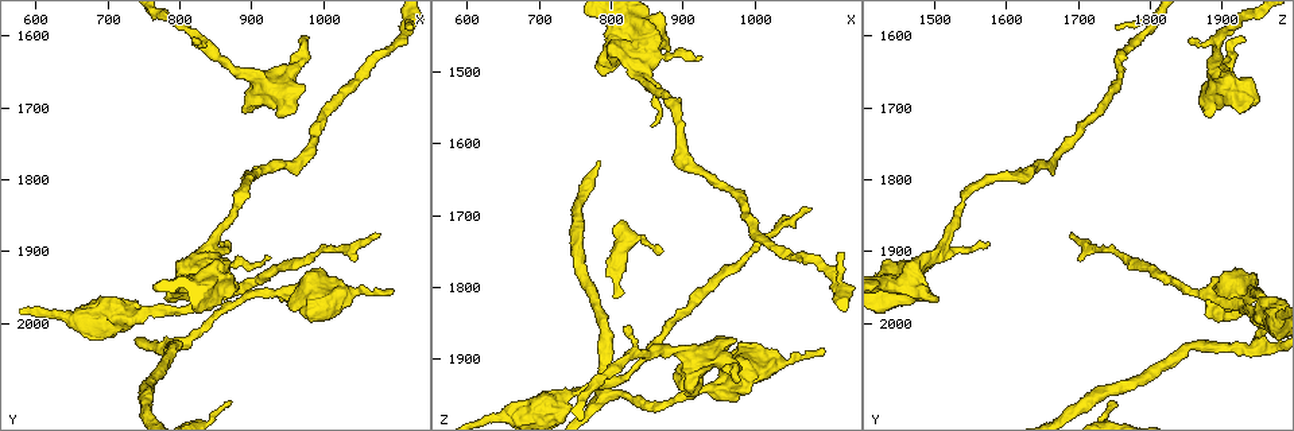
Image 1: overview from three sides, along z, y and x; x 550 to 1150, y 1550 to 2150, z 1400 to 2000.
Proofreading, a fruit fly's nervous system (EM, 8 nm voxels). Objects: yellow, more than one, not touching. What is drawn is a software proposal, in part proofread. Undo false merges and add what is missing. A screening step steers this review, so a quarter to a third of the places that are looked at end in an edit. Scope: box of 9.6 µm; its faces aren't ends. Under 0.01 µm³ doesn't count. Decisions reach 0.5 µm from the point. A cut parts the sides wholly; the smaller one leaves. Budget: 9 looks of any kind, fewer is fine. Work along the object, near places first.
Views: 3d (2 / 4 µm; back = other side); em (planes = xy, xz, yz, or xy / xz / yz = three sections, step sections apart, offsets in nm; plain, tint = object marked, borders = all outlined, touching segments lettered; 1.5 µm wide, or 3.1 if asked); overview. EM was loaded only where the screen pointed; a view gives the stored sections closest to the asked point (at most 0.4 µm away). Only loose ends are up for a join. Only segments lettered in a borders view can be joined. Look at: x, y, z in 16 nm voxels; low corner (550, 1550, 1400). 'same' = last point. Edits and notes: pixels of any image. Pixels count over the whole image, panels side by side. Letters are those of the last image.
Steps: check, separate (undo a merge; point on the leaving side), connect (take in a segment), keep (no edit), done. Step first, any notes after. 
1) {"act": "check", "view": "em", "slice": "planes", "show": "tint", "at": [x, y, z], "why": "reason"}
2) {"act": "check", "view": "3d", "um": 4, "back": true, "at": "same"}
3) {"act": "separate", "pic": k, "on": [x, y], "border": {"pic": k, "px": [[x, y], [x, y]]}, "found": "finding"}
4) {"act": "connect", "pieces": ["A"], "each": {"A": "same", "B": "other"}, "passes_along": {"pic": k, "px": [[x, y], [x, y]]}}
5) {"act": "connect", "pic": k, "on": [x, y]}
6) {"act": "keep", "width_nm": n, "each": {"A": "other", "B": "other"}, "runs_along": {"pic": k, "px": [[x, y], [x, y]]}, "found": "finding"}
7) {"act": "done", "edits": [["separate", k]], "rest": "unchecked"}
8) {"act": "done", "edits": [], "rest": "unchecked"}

{"act": "check", "view": "em", "slice": "xz", "step": 8, "show": "tint", "at": [745, 1985, 1950], "why": "calibre changes"}

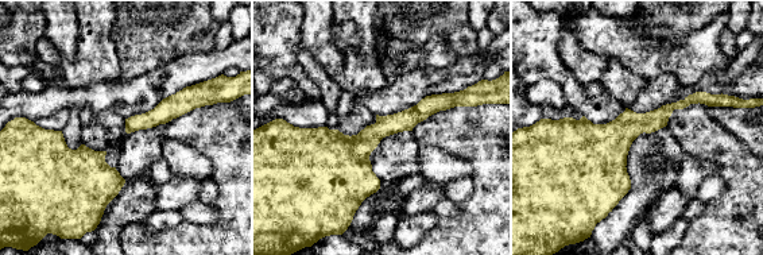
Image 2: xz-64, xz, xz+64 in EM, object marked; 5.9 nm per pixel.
{"act": "check", "view": "em", "slice": "xz", "step": 8, "show": "borders", "at": "same", "why": "see the neighbours"}

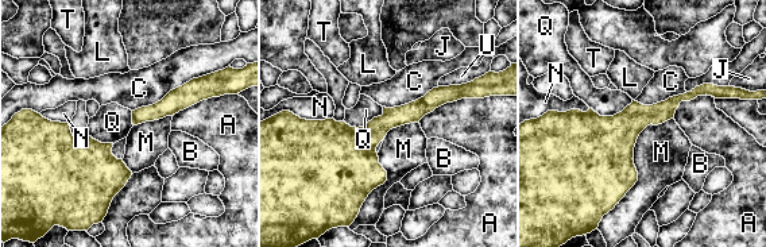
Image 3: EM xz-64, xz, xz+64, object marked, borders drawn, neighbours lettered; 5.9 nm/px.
{"act": "keep", "longest_contact_nm": ["M", 650], "each": {"A": "other", "B": "other", "C": "other", "J": "other", "L": "other", "M": "other", "N": "other", "Q": "other", "T": "other", "U": "other"}, "found": "one neuron here"}

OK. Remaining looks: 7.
{"act": "check", "view": "3d", "um": 4, "at": [1100, 1950, 1890], "why": "tapers out"}

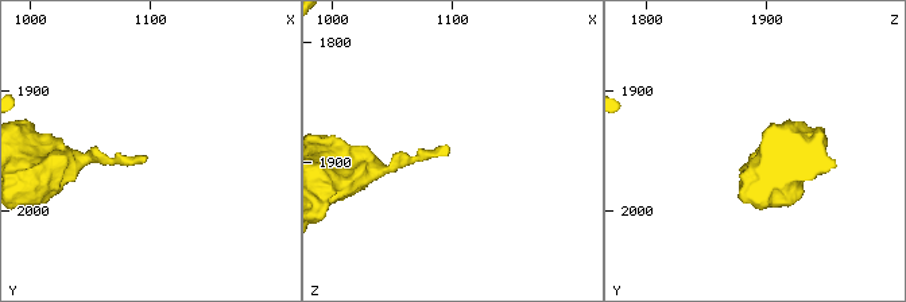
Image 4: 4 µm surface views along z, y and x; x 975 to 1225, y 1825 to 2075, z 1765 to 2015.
{"act": "check", "view": "em", "slice": "planes", "show": "plain", "at": [1098, 1954, 1890], "why": "shape alone is not enough"}

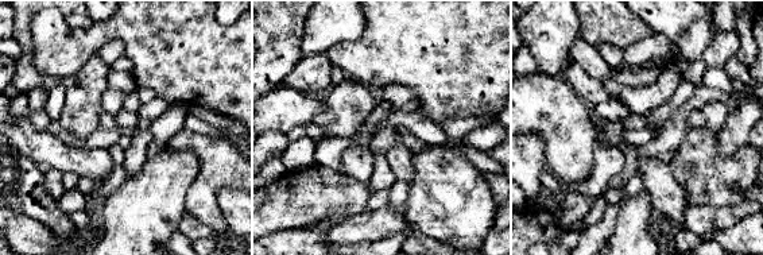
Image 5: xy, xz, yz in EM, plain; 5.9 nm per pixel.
{"act": "check", "view": "em", "slice": "planes", "show": "borders", "at": "same", "why": "what lies round it"}

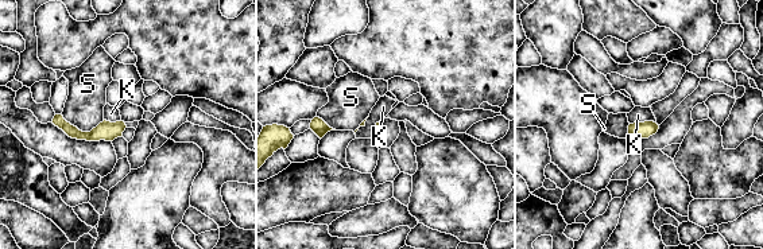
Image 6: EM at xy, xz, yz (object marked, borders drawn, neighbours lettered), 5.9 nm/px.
{"act": "keep", "longest_contact_nm": ["S", 260], "each": {"K": "other", "S": "other"}, "found": "no lettered segment goes on from it"}

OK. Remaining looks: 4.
{"act": "check", "view": "em", "slice": "xy", "step": 8, "show": "borders", "at": [865, 2110, 1750], "why": "tapers out"}

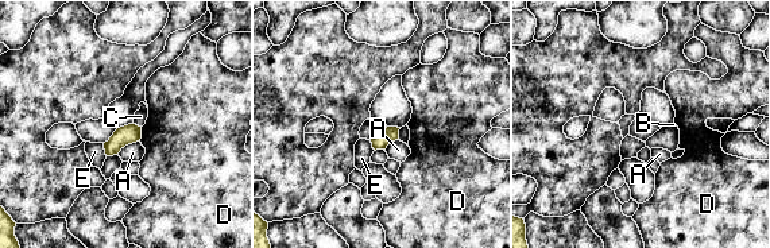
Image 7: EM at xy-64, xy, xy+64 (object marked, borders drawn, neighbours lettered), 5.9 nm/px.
{"act": "keep", "each": {"A": "other", "B": "other", "C": "other", "D": "other", "E": "other"}, "border": {"pic": 7, "px": [[132, 123], [140, 127]]}, "found": "none of them fits"}

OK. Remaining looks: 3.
{"act": "check", "view": "3d", "um": 2, "at": [795, 1970, 1505], "why": "branch stops here"}

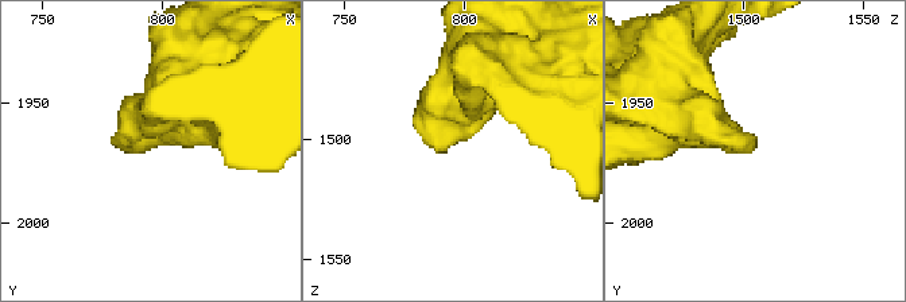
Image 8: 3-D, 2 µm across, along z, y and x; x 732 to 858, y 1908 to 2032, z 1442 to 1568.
{"act": "check", "view": "em", "slice": "planes", "show": "borders", "at": [794, 1969, 1503]}

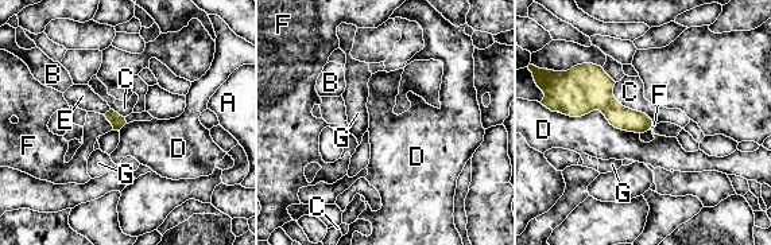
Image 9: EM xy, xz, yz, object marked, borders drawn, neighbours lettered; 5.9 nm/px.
{"act": "keep", "each": {"A": "other", "B": "other", "C": "other", "D": "other", "E": "other", "F": "other", "G": "other"}, "border": {"pic": 9, "px": [[560, 112], [599, 111], [639, 133]]}, "found": "none of them fits"}

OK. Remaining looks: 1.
{"act": "done", "edits": [], "rest": "unchecked"}

